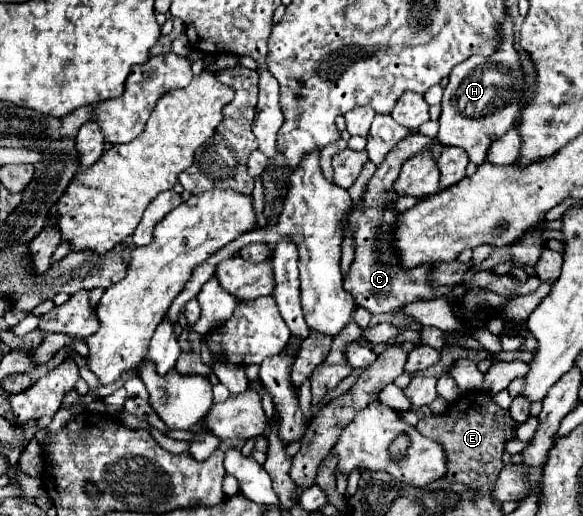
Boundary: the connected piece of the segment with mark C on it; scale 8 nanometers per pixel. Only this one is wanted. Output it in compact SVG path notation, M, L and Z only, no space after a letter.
M410 133L406 139L402 139L386 155L384 163L376 169L374 177L370 179L370 183L366 187L362 205L354 207L348 221L344 223L344 231L350 229L354 233L354 241L356 241L356 259L350 267L350 275L344 277L344 289L356 299L356 303L360 307L368 309L372 315L390 313L412 301L430 299L434 293L434 289L430 287L430 283L426 279L432 267L428 265L428 267L402 269L398 265L396 253L390 249L392 237L394 237L392 227L394 227L396 217L400 217L400 213L394 211L394 201L398 199L398 195L392 189L392 185L398 177L398 171L400 171L400 163L404 163L412 155L418 155L424 148L431 148L432 145L434 145L434 139L426 137L422 133Z

